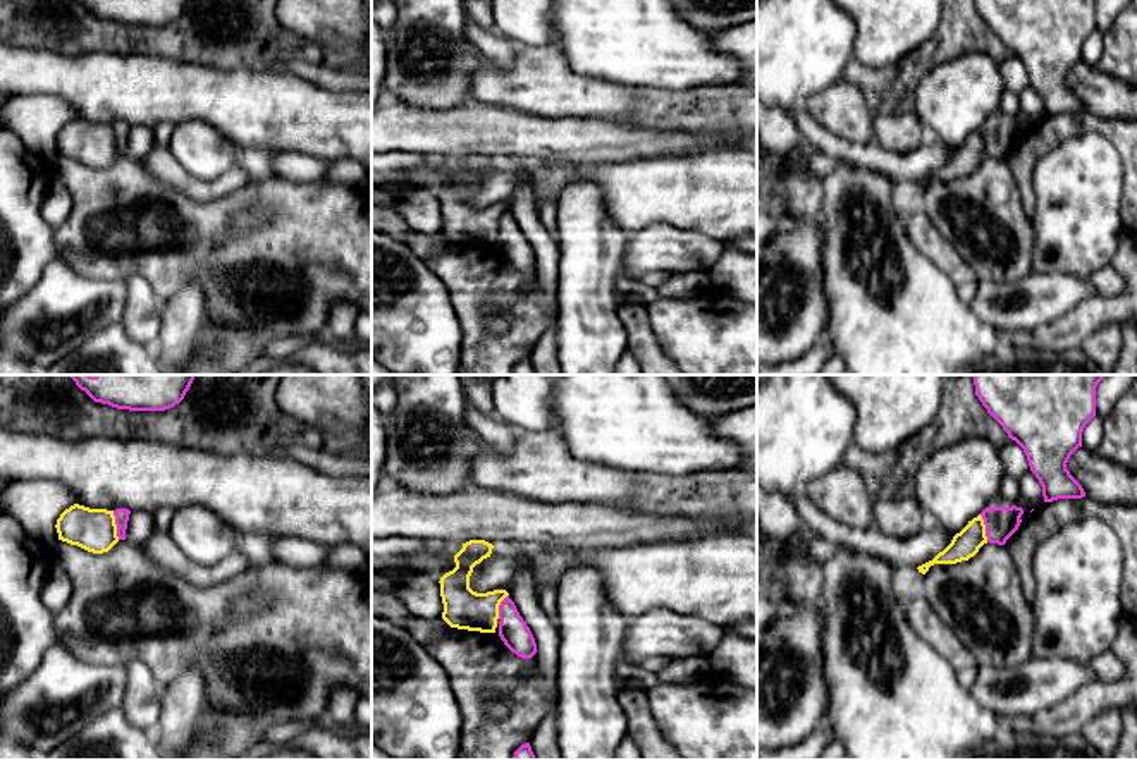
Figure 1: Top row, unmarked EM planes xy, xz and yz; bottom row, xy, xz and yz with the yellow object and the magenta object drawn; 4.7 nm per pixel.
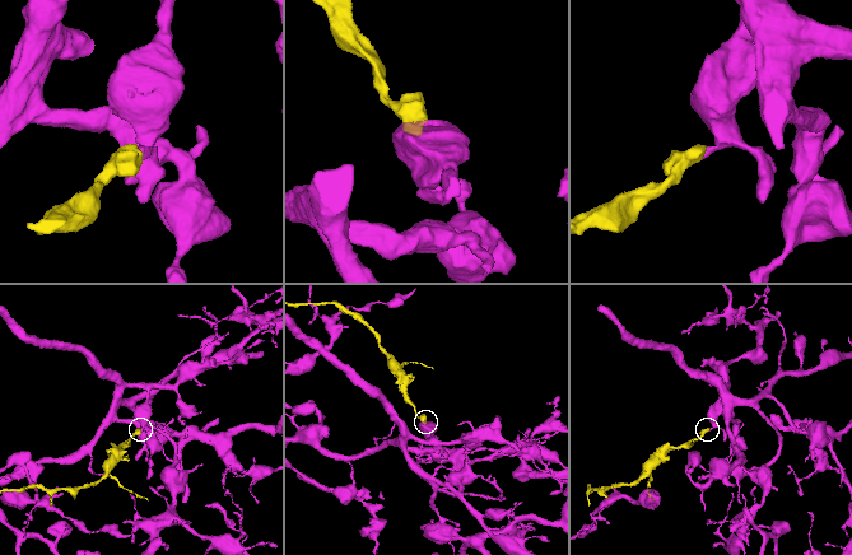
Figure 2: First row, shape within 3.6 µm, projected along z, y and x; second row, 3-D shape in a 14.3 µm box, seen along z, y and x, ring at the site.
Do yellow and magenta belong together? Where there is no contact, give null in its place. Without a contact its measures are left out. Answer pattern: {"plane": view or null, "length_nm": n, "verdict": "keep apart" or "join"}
{"plane": "xy", "length_nm": 140, "verdict": "keep apart"}

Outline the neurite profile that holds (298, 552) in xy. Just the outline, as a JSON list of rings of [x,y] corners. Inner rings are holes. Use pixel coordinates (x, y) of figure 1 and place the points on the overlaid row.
[[[282,536],[273,543],[273,557],[277,562],[294,567],[317,567],[325,561],[329,549],[304,538]]]

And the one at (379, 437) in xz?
[[[372,406],[372,495],[380,490],[378,481],[384,475],[385,444],[384,413]]]

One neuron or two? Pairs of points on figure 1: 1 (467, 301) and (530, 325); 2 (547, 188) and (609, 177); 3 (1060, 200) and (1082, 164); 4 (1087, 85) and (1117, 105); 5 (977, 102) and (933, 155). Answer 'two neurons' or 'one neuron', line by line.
1: one neuron
2: one neuron
3: one neuron
4: one neuron
5: two neurons

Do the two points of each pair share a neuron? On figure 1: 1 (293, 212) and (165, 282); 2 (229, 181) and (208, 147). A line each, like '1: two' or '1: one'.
1: one
2: two

